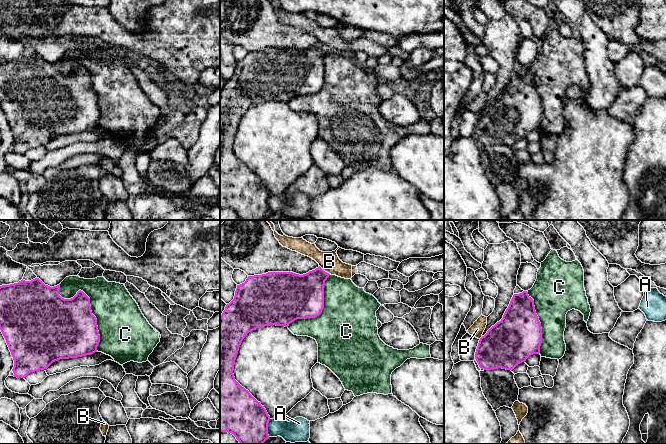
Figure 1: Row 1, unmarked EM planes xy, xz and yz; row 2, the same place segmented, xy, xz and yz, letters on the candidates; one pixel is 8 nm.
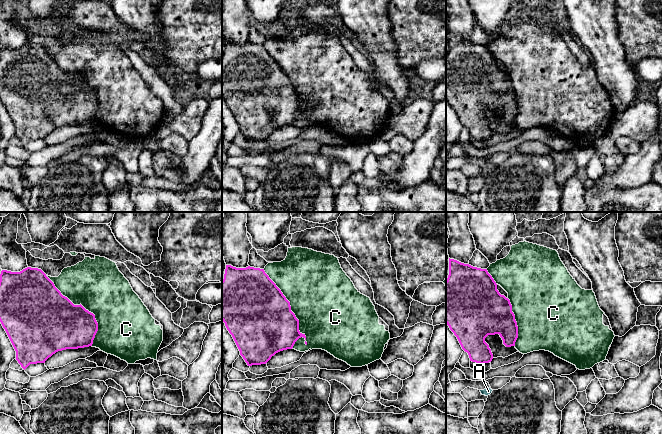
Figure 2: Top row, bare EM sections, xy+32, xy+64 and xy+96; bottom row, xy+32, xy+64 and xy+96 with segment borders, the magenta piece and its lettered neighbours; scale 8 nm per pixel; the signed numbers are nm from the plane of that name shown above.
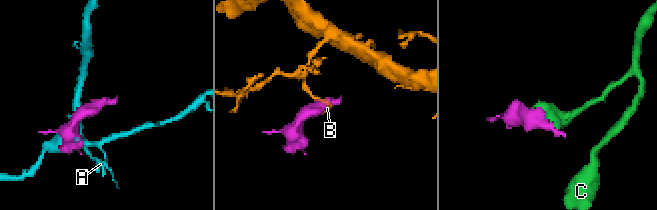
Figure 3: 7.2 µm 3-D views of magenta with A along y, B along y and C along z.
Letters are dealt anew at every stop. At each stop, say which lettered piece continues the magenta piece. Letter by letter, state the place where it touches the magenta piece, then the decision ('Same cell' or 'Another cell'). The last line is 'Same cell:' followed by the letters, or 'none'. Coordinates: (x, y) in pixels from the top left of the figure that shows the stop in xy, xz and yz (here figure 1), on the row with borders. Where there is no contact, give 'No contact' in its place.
A: Touches magenta at xz (267, 428). Another cell
B: Touches magenta at xz (323, 270). Another cell
C: Touches magenta at xy (89, 304). Another cell
Same cell: none

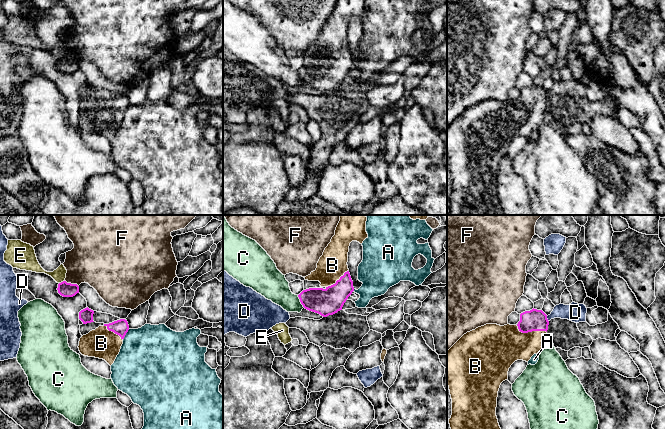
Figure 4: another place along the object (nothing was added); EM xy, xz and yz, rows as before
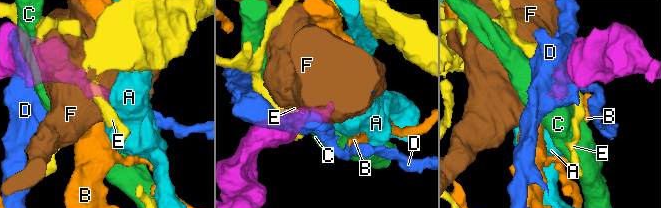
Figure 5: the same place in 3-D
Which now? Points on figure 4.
A: Touches magenta at xy (125, 334). Another cell
B: Touches magenta at yz (530, 331). Same cell
C: Touches magenta at xz (300, 301). Another cell
D: Touches magenta at yz (547, 319). Another cell
E: Touches magenta at xy (61, 282). Another cell
F: Touches magenta at xy (72, 284). Another cell
Same cell: B

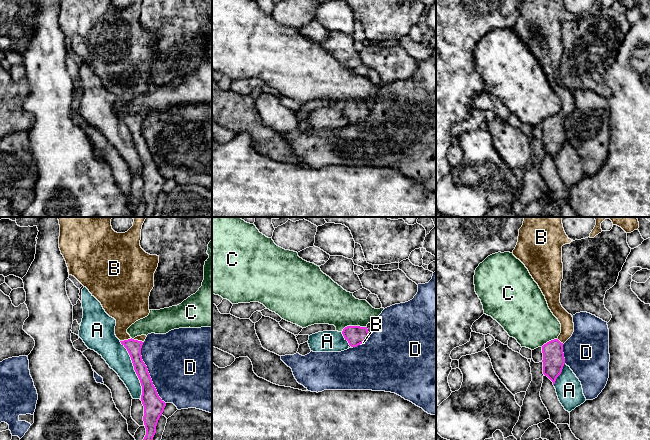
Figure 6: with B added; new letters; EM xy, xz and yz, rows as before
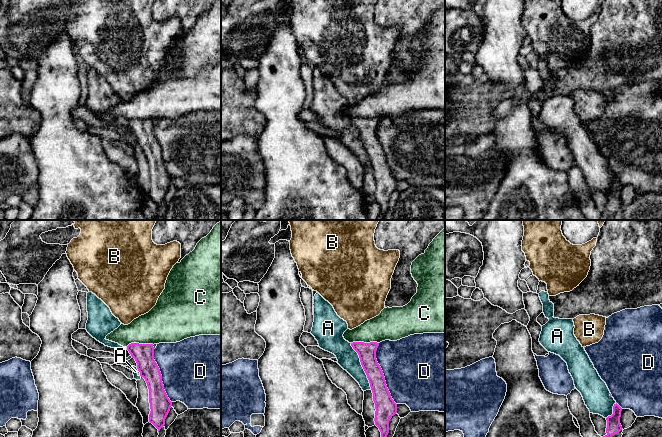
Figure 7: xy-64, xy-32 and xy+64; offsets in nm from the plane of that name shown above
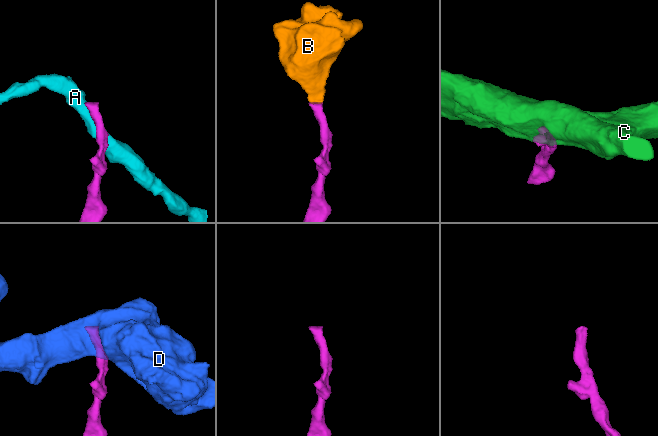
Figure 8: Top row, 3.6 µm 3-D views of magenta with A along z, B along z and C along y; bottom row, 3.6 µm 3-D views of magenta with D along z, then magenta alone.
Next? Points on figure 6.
A: Touches magenta at xy (134, 369). Another cell
B: Touches magenta at xy (125, 340). Same cell
C: Touches magenta at xz (353, 326). Another cell
D: Touches magenta at xy (148, 373). Another cell
Same cell: B

